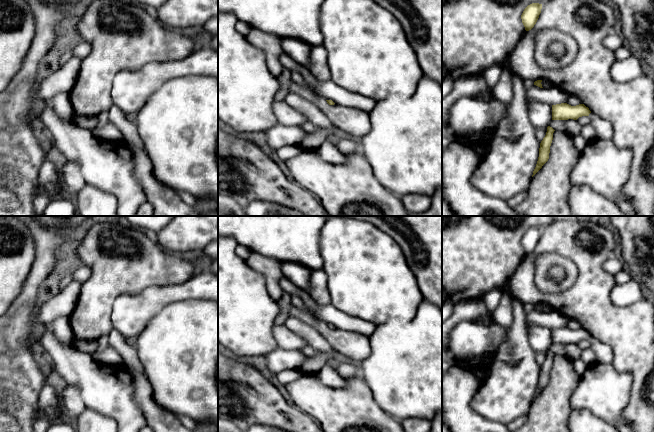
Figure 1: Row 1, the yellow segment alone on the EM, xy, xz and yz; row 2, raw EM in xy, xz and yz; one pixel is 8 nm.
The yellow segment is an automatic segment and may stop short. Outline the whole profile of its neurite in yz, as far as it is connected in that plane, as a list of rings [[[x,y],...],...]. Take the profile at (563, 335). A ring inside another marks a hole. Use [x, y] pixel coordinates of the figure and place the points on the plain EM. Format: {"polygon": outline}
{"polygon": [[[567,327],[552,329],[552,344],[577,344],[579,341],[588,340],[591,343],[591,352],[596,356],[596,360],[603,364],[612,364],[612,349],[592,337],[584,328],[571,330]]]}

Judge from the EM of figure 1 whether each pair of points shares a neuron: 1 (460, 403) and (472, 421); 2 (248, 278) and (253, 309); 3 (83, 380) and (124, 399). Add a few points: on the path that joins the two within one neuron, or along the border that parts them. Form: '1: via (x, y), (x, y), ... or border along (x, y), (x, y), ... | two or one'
1: via (460, 407), (468, 417) | one
2: via (248, 286), (248, 301) | one
3: via (93, 380), (97, 381), (114, 396) | one

